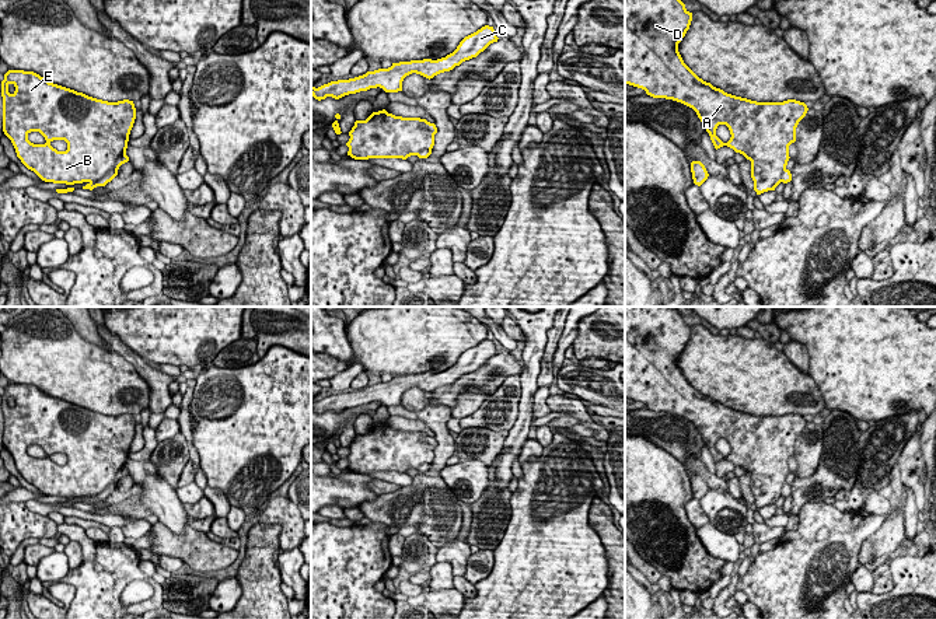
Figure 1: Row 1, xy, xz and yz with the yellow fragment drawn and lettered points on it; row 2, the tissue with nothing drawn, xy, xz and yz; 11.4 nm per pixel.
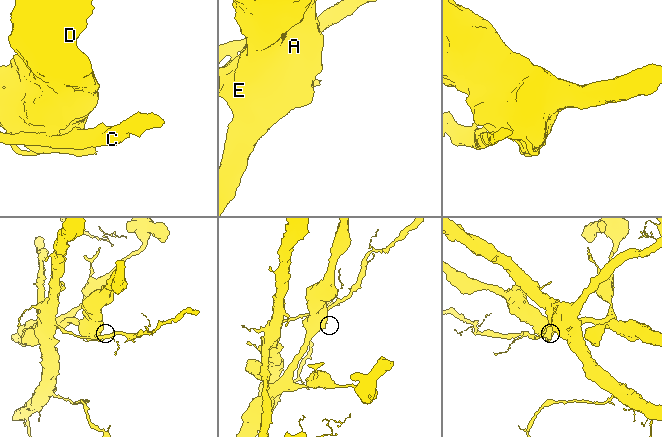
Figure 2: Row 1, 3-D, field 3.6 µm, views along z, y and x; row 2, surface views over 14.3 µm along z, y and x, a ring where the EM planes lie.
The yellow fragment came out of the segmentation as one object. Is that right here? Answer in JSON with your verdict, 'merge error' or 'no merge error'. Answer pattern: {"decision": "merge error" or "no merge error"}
{"decision": "merge error"}

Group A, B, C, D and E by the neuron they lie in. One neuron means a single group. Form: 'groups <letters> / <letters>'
groups A B D E / C

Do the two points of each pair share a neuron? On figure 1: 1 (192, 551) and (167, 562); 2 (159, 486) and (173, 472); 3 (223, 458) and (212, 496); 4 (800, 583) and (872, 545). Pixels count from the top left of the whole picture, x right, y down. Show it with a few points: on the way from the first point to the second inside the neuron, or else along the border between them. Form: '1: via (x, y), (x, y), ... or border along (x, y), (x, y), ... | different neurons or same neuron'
1: border along (160, 553), (177, 556), (185, 563) | different neurons
2: border along (150, 458), (157, 472), (175, 490) | different neurons
3: border along (208, 485), (219, 489), (230, 506) | different neurons
4: border along (880, 527), (862, 542), (859, 565) | different neurons

